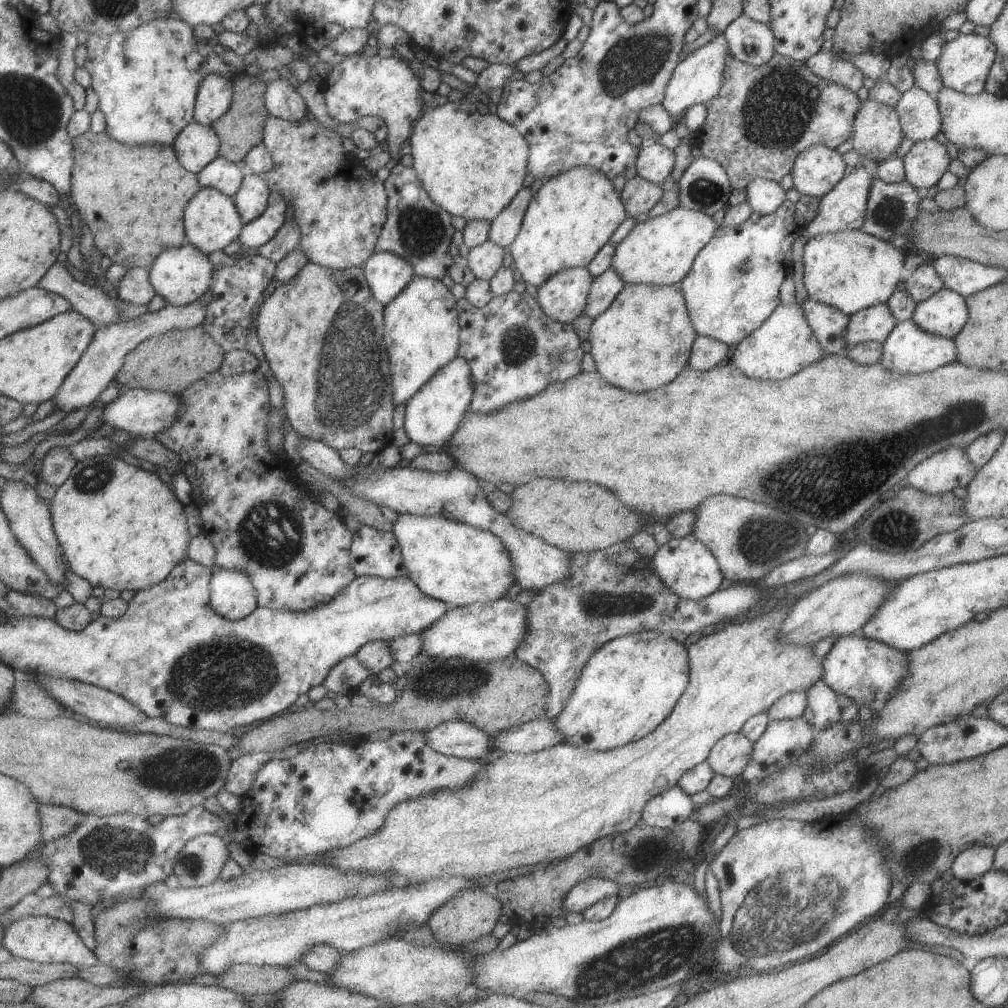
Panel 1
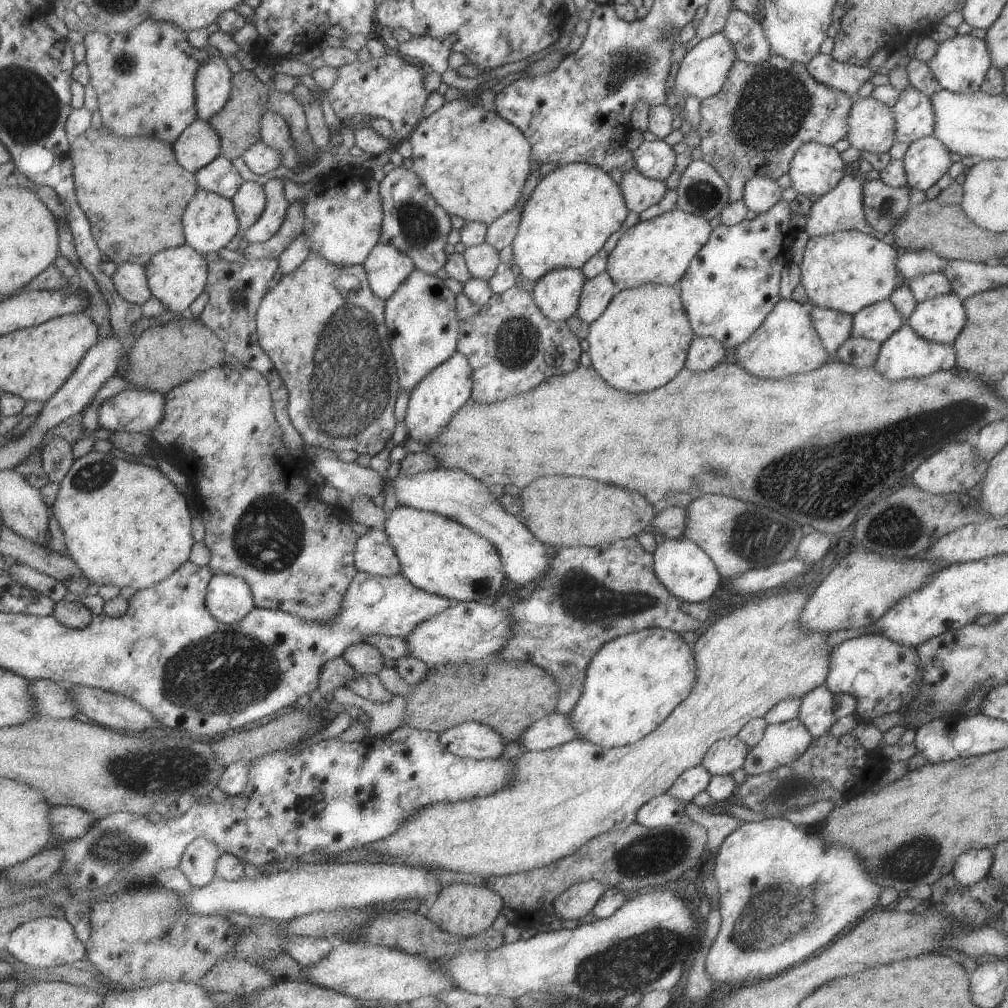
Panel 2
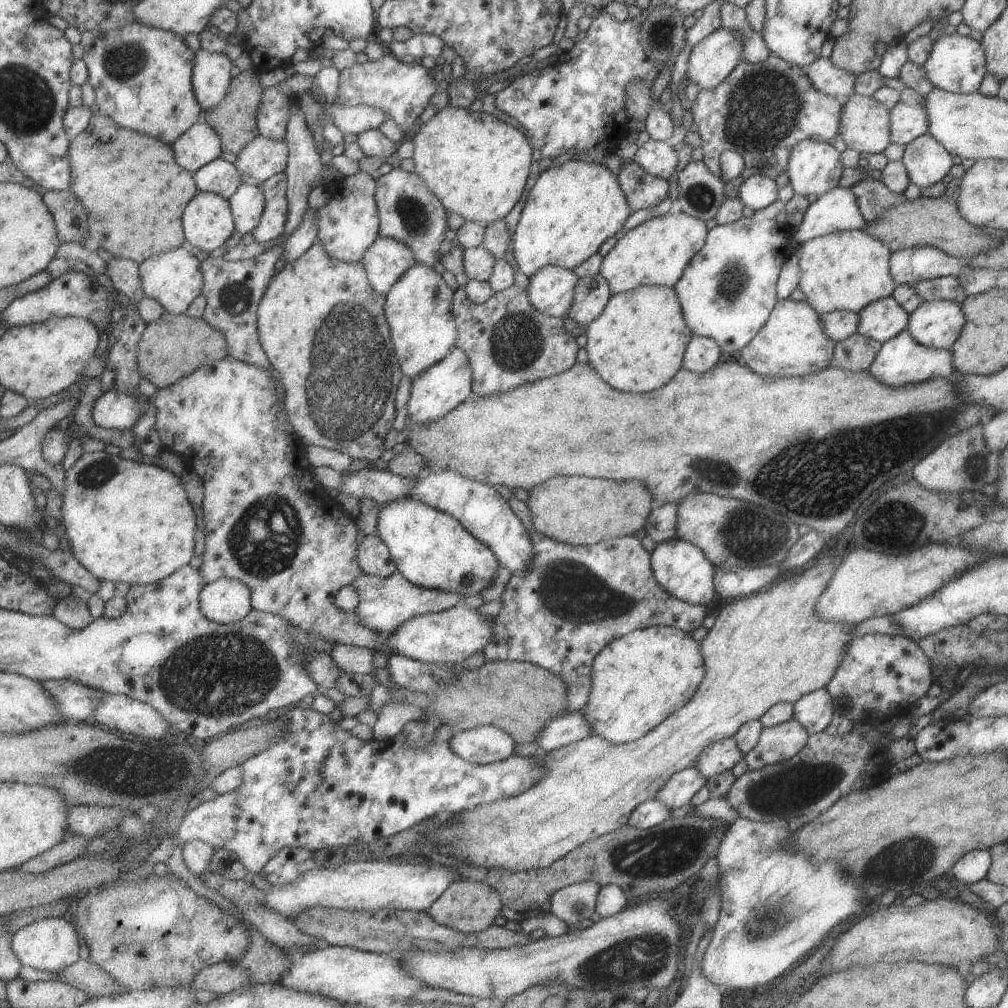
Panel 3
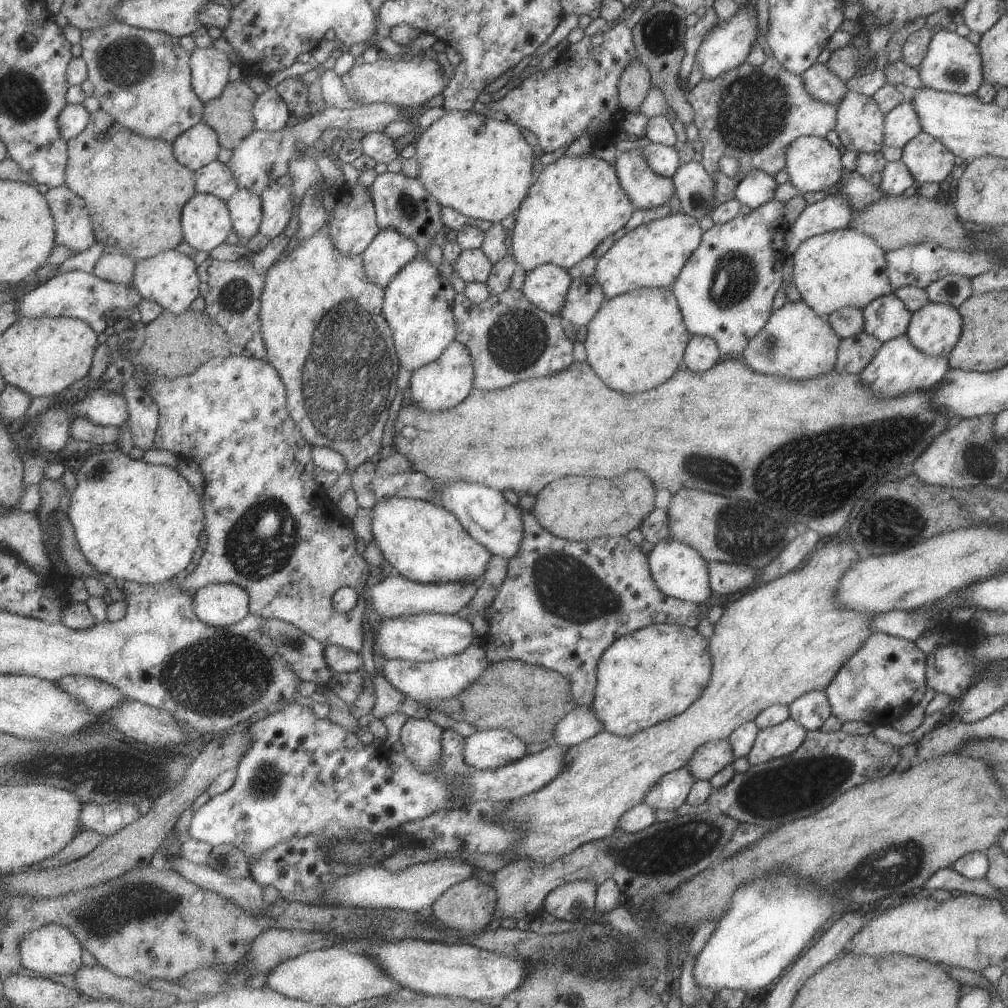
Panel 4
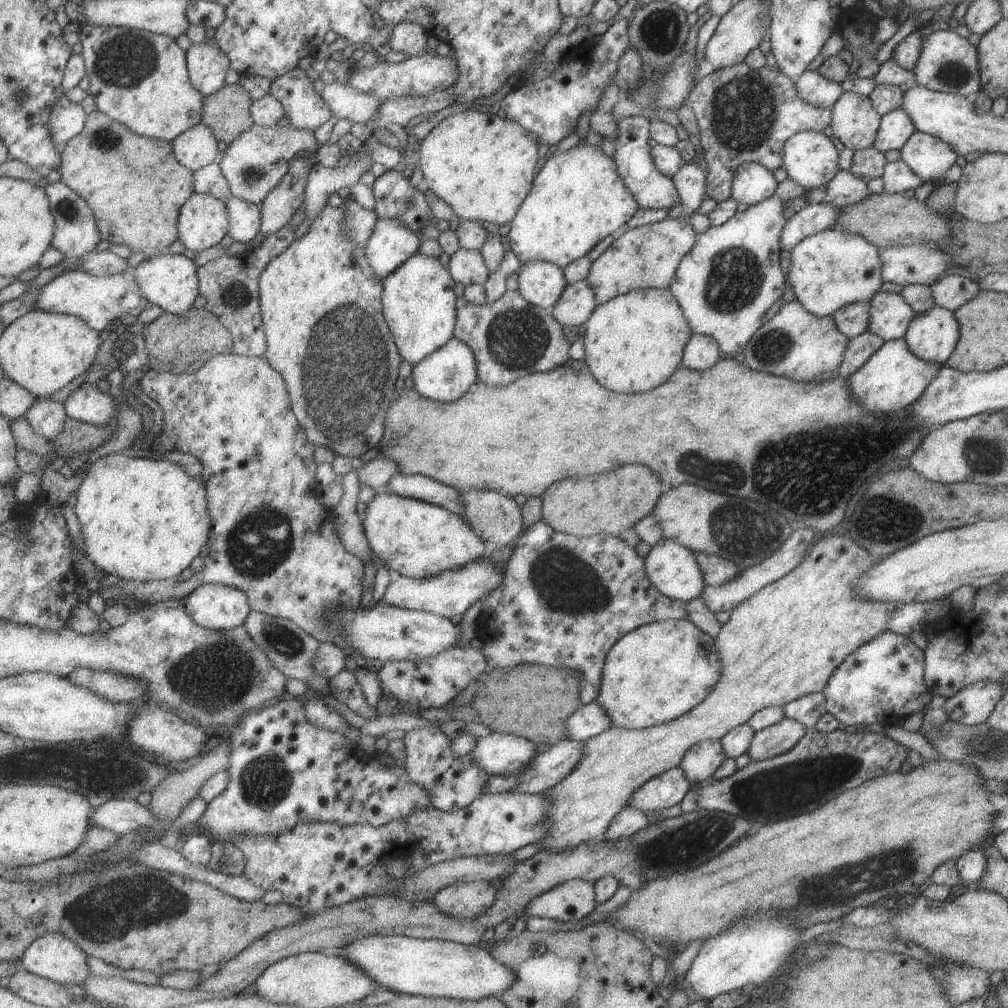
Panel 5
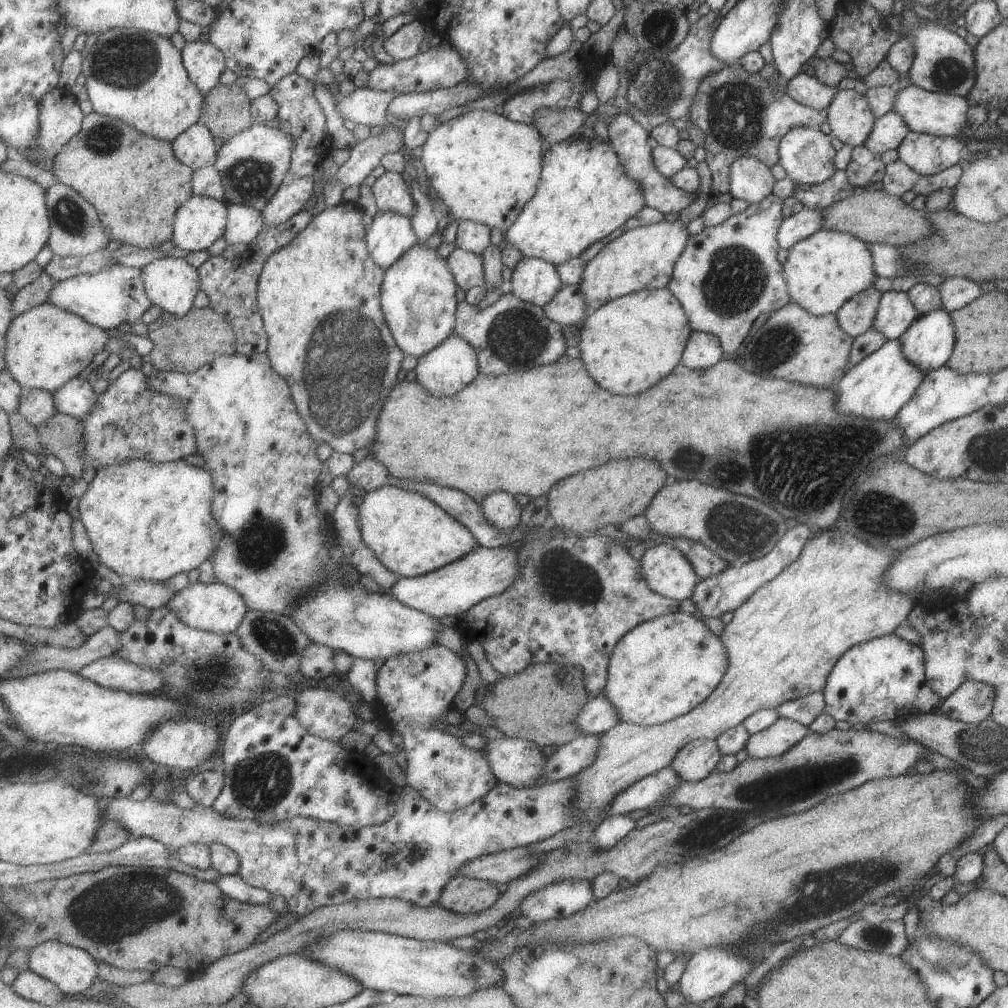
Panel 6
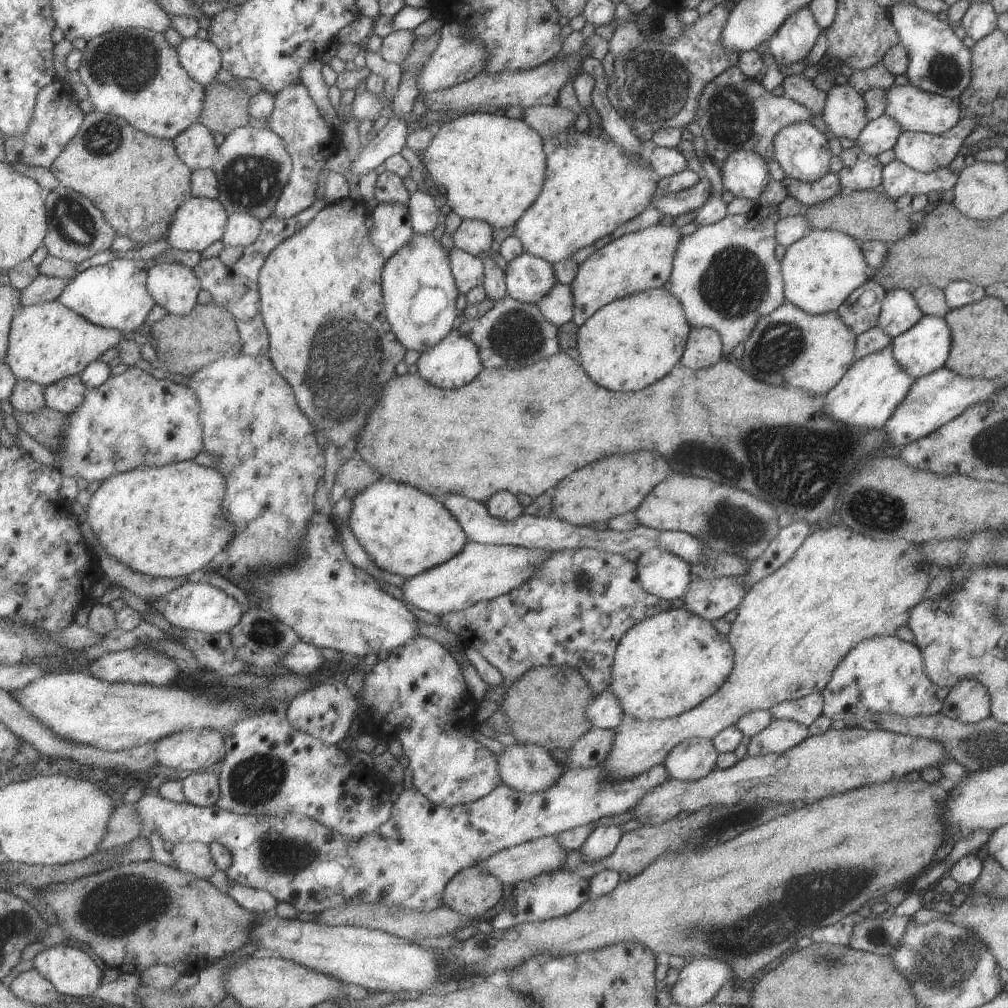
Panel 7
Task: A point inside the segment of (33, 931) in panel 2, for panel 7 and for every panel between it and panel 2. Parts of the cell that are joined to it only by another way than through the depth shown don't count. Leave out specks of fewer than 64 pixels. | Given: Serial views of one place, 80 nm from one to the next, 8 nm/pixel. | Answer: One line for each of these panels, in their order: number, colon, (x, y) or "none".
3: (53, 944)
4: (54, 949)
5: (55, 957)
6: (74, 969)
7: (72, 971)

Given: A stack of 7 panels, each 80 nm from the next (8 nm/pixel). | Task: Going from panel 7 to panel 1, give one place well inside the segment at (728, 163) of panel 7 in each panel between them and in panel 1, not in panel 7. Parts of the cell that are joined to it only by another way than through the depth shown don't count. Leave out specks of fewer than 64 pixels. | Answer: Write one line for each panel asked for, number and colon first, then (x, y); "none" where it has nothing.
1: (763, 196)
2: (758, 193)
3: (756, 192)
4: (757, 187)
5: (751, 183)
6: (749, 179)

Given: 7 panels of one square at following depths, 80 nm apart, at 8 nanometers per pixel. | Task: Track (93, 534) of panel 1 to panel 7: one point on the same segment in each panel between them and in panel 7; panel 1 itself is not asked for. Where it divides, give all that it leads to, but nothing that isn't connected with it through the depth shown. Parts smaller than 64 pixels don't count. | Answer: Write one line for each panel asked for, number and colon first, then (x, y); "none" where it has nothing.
2: (126, 524)
3: (127, 521)
4: (140, 522)
5: (144, 518)
6: (146, 520)
7: (168, 521)

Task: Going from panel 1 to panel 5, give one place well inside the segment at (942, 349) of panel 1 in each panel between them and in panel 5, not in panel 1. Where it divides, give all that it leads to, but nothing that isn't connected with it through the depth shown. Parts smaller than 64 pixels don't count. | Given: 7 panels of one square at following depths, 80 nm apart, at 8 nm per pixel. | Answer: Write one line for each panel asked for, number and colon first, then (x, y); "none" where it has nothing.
2: (902, 355)
3: (900, 360)
4: (897, 368)
5: (891, 378)

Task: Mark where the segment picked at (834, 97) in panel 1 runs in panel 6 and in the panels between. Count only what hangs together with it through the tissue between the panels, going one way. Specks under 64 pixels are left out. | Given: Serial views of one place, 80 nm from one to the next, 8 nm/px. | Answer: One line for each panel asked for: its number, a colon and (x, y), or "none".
2: (752, 125)
3: (760, 111)
4: (750, 113)
5: (743, 115)
6: (737, 111)

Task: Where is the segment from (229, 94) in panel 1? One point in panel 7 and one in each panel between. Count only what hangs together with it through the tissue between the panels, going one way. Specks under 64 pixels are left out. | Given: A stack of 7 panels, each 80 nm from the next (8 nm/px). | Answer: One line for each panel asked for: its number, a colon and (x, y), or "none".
2: (214, 85)
3: (212, 76)
4: (210, 67)
5: (208, 65)
6: (205, 62)
7: (202, 58)

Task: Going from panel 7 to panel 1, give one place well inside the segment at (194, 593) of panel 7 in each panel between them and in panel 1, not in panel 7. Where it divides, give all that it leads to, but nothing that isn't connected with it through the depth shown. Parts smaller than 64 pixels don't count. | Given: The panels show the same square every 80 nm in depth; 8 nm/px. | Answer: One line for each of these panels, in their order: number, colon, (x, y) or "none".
1: (234, 596)
2: (230, 598)
3: (226, 600)
4: (223, 604)
5: (216, 606)
6: (216, 607)

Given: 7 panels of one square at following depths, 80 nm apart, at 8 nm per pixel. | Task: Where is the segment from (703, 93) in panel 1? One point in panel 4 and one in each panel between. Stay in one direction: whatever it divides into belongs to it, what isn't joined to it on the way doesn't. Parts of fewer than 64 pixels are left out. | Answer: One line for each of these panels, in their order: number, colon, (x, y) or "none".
2: (702, 71)
3: (710, 60)
4: (725, 45)

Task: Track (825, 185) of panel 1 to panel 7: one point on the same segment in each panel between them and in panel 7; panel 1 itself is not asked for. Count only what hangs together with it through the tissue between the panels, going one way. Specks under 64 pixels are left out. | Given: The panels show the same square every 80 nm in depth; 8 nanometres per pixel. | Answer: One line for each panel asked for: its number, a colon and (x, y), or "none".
2: (814, 169)
3: (813, 167)
4: (812, 164)
5: (810, 159)
6: (805, 154)
7: (801, 151)

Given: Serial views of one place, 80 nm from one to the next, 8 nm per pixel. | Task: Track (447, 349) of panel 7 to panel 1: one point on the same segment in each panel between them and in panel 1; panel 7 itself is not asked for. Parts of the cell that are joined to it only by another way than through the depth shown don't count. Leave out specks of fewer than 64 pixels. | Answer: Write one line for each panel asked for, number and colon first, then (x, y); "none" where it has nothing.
1: (431, 417)
2: (432, 403)
3: (435, 392)
4: (445, 382)
5: (444, 376)
6: (444, 371)

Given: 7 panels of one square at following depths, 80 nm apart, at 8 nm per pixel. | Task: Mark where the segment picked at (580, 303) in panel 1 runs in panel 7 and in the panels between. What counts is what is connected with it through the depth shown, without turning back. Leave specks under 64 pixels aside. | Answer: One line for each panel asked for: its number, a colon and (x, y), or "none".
2: (556, 293)
3: (550, 290)
4: (545, 286)
5: (540, 283)
6: (535, 281)
7: (527, 278)

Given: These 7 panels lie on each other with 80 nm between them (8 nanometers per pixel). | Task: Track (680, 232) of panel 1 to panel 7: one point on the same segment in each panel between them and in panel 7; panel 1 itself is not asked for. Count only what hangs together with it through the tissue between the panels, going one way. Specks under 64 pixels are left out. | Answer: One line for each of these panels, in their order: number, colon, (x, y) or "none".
2: (657, 250)
3: (655, 252)
4: (651, 255)
5: (644, 257)
6: (642, 258)
7: (640, 260)

